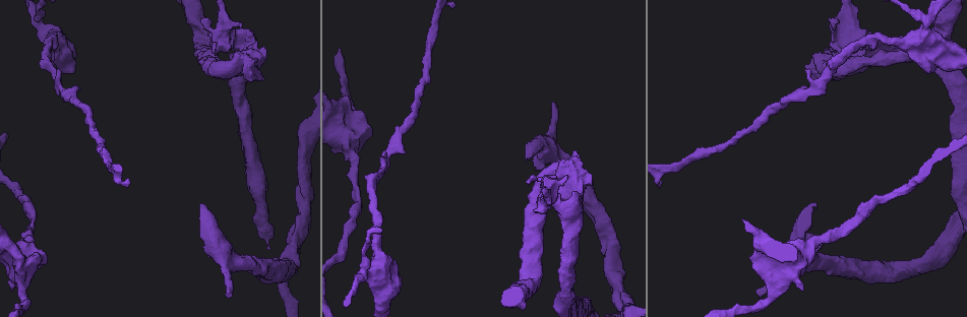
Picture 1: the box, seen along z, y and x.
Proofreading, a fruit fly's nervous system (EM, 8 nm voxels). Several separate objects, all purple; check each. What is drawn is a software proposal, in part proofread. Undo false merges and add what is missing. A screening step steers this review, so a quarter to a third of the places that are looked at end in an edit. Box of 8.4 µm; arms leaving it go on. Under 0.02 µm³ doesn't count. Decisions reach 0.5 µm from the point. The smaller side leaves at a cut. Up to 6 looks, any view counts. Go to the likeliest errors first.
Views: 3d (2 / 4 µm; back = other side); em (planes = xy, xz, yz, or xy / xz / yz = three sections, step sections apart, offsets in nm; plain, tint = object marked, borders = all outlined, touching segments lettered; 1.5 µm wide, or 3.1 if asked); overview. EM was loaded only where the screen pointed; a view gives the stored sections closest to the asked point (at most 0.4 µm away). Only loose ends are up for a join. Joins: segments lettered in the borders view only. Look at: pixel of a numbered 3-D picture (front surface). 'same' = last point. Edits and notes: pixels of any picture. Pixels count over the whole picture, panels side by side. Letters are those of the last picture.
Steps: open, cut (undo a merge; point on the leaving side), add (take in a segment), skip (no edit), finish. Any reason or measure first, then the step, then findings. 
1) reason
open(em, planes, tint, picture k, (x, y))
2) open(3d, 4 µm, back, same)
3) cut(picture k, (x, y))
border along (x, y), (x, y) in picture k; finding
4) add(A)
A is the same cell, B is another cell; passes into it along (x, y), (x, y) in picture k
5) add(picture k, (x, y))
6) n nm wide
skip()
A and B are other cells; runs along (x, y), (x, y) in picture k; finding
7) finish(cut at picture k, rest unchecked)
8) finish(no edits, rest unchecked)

free end
open(em, yz, step 8, borders, picture 1, (756, 291))

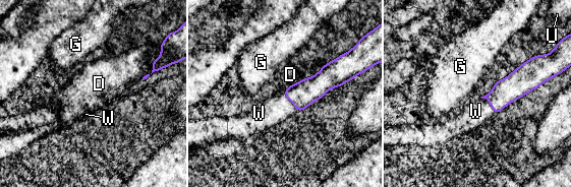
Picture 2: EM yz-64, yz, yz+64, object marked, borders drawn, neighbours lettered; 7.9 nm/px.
open(em, planes, borders, same)

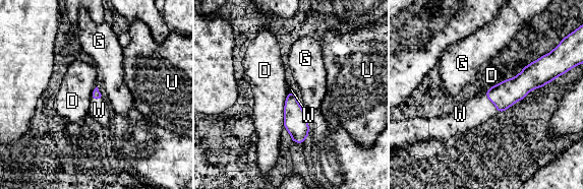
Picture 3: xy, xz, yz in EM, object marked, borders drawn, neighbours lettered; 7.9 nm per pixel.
add(W)
W is the same cell, D, G and U are other cells; passes into it along (506, 93), (490, 100), (463, 114) in picture 3; it goes on there

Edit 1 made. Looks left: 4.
see it whole again
open(overview)

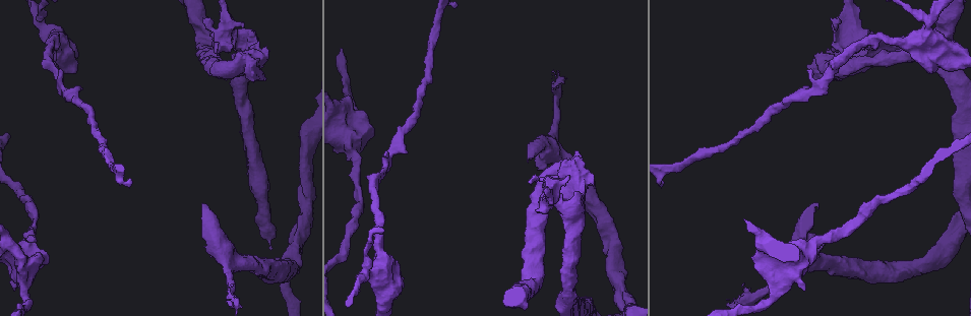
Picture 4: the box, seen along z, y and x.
thick turns thin
open(em, xy, step 4, tint, picture 4, (26, 298))

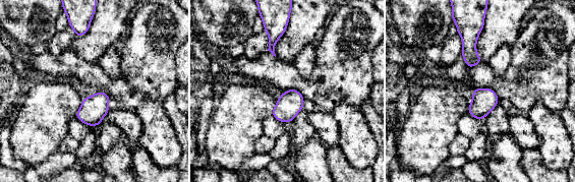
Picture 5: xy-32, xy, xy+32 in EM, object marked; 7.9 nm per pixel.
another direction
open(em, planes, borders, same)

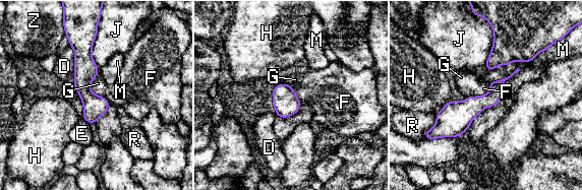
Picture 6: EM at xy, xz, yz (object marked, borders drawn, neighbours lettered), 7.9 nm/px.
skip()
D, E, F, G, H, J, M, R and Z are other cells; border along (490, 85), (486, 92), (474, 96) in picture 6; continuous, no second neuron

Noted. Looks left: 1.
thick turns thin
open(em, planes, borders, picture 4, (54, 37))

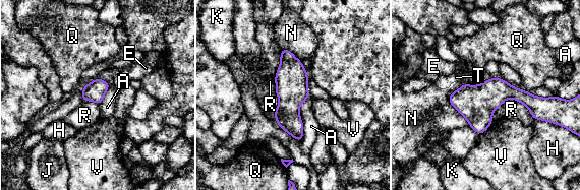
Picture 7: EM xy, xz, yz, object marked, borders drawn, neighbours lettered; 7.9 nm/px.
skip()
A, E, H, J, K, N, Q, R, T and V are other cells; all the same neuron

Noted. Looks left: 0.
finish(add at picture 3, rest unchecked)

